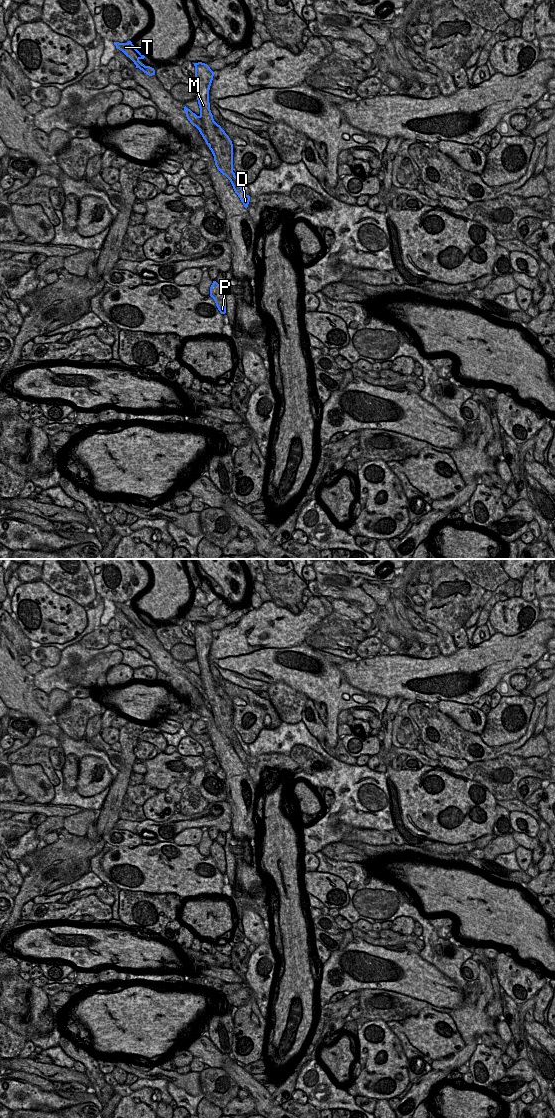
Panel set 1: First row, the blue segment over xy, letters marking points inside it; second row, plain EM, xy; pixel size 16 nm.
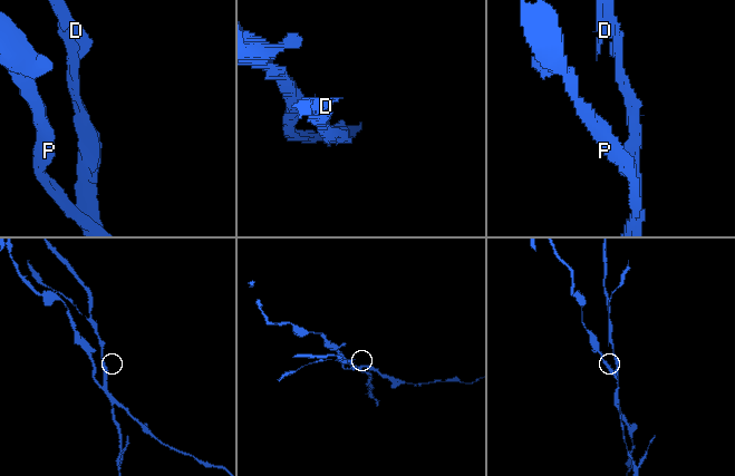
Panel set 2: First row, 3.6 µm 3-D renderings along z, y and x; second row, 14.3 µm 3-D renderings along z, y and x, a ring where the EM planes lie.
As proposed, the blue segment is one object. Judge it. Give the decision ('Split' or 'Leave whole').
Split.

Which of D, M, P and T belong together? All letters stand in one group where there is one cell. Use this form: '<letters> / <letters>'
D P T / M

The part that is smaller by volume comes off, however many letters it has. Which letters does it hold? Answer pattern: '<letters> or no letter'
M.

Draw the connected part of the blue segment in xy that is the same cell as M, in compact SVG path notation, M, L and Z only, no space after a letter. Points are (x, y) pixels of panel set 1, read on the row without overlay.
M202 622L194 623L194 626L195 626L195 650L200 668L200 678L205 686L206 694L208 696L209 709L211 710L214 716L214 721L217 729L231 741L231 739L224 730L224 726L226 725L228 729L233 731L233 716L231 716L228 713L226 709L225 700L217 693L216 682L214 681L213 675L210 670L209 650L213 640L214 632L210 629L210 627L207 624Z

